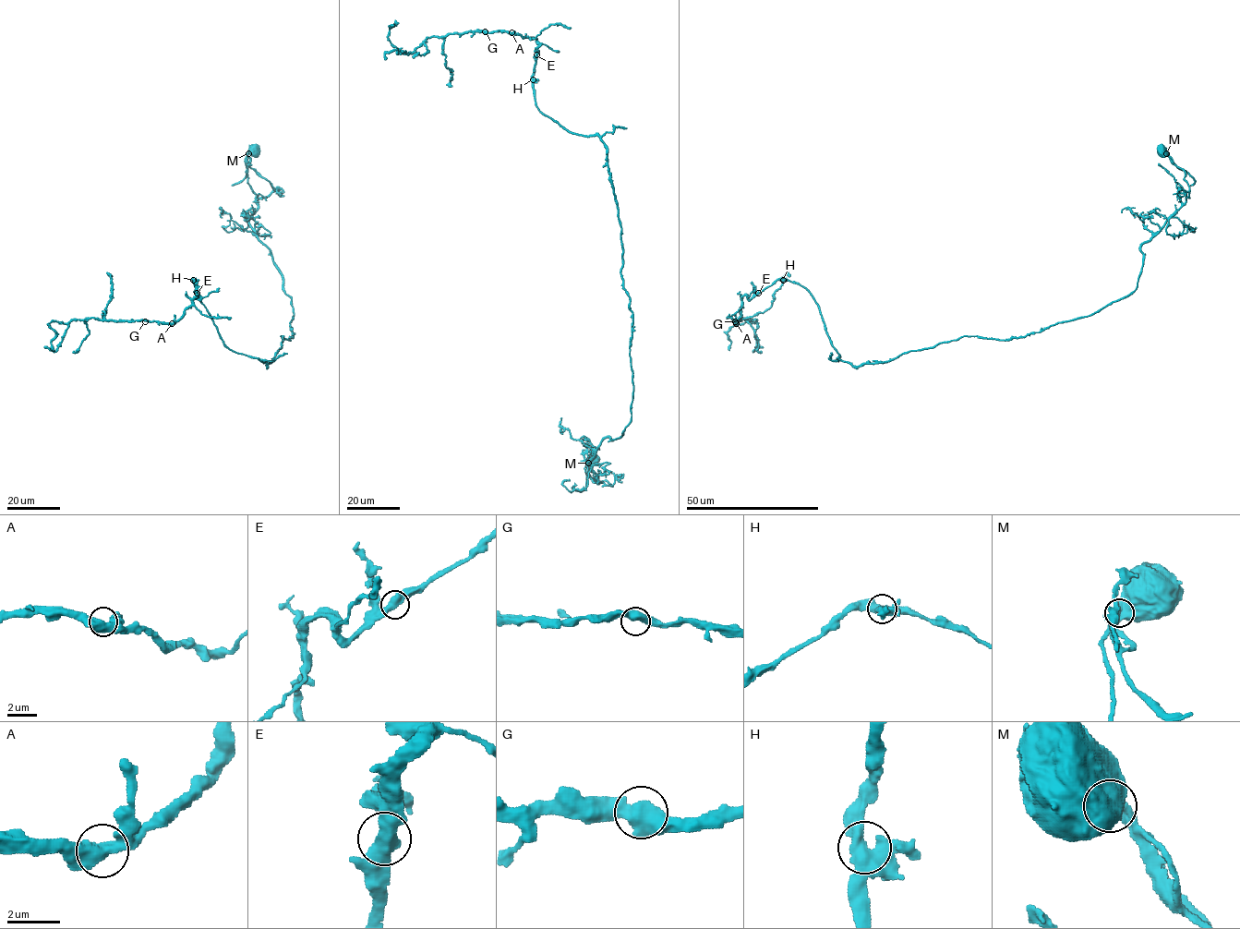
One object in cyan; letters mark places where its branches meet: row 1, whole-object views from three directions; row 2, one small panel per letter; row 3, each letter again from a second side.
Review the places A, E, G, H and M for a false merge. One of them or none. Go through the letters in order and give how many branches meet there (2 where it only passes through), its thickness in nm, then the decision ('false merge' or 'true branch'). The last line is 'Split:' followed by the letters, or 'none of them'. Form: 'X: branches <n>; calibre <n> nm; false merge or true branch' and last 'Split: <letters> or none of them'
A: branches 2; calibre 550 nm; true branch
E: branches 2; calibre 550 nm; true branch
G: branches 2; calibre 550 nm; true branch
H: branches 2; calibre 600 nm; true branch
M: branches 2; calibre 600 nm; false merge
Split: M

